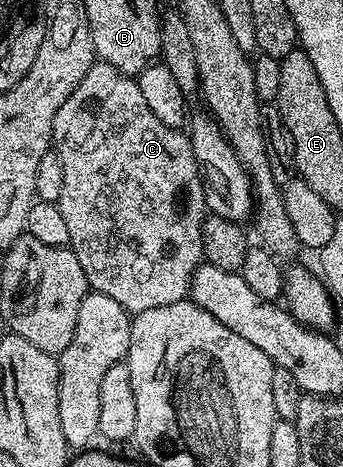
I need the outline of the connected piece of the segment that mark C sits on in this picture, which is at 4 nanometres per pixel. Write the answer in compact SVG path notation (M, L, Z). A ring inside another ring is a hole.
M96 62L90 70L86 70L82 82L78 82L70 98L66 98L62 106L58 106L58 114L54 114L52 127L52 148L58 154L58 158L62 158L62 194L58 203L62 210L62 218L66 218L66 230L70 230L67 247L71 248L78 258L82 270L86 270L89 289L114 298L114 302L118 302L118 306L125 308L129 314L154 310L154 306L170 306L170 302L185 299L192 287L192 275L204 260L202 222L206 215L204 177L200 174L200 163L194 158L191 139L181 129L166 126L166 122L154 115L150 106L146 106L146 98L142 98L142 90L136 85L133 77L118 71L114 66Z

